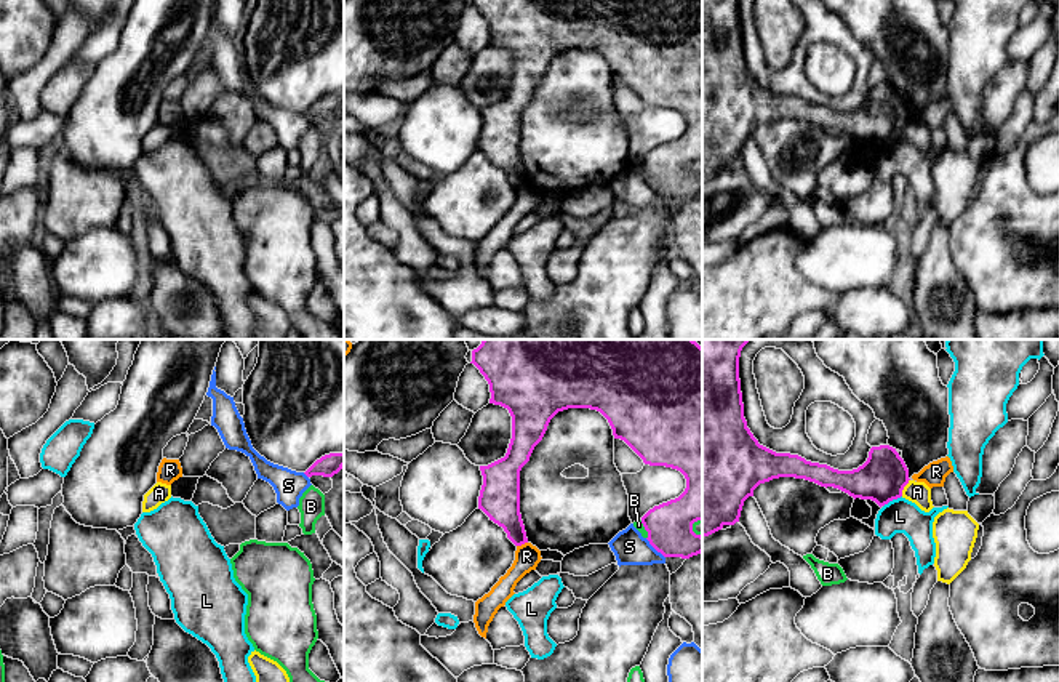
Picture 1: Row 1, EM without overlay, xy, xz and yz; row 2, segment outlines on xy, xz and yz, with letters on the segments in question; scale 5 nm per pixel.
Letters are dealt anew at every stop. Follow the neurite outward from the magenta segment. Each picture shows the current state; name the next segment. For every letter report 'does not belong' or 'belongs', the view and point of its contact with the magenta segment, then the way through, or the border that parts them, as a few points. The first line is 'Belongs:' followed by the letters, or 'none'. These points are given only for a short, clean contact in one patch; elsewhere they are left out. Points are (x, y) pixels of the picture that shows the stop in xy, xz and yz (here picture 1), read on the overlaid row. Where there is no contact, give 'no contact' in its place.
Belongs: none
A: does not belong | yz (904, 485) | along yz (909, 479), (901, 495)
B: does not belong | xz (691, 529)
L: does not belong | yz (891, 500) | along yz (901, 495), (883, 506)
R: does not belong | xz (522, 543) | along xz (527, 541), (517, 546)
S: does not belong | xz (655, 548) | along xz (645, 538), (664, 557)

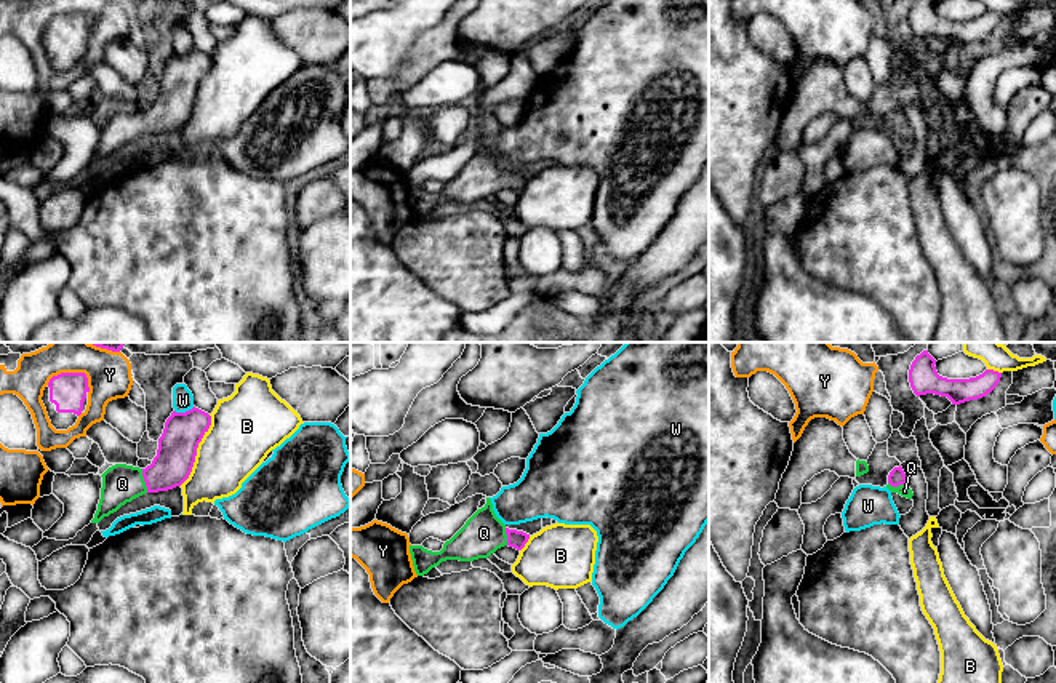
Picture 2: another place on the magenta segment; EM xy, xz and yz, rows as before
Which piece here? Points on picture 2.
Belongs: Q
B: does not belong | xy (196, 450)
Q: belongs | xy (144, 480) | across xy (172, 466), (164, 474), (144, 480), (122, 483)
W: does not belong | xy (186, 411)
Y: does not belong | xy (74, 373)

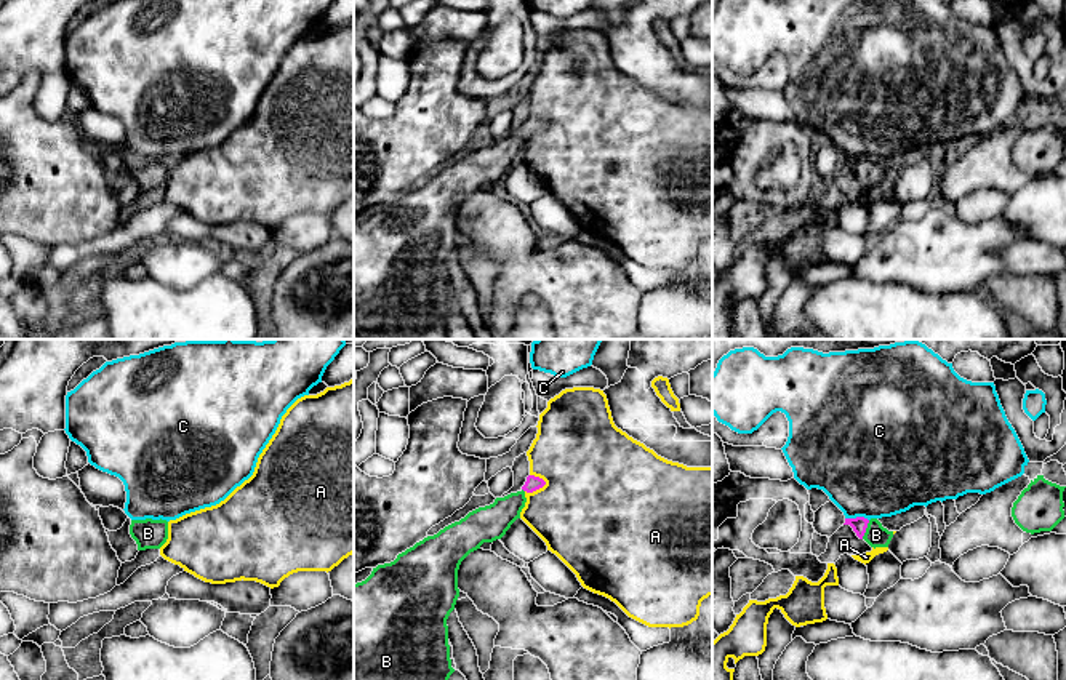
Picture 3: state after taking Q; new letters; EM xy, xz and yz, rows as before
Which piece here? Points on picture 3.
Belongs: B
A: does not belong | xz (535, 490)
B: belongs | yz (865, 530) | across yz (860, 524), (865, 530), (876, 535)
C: does not belong | yz (857, 517)

